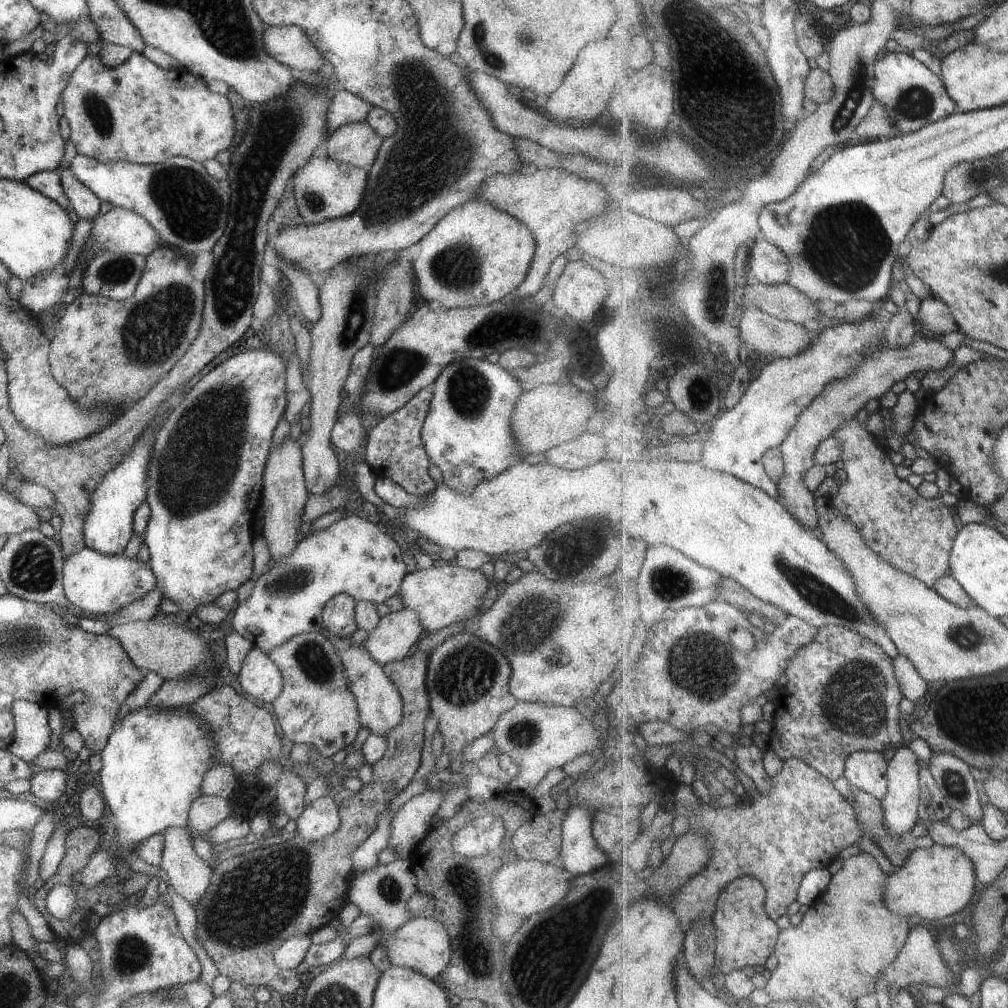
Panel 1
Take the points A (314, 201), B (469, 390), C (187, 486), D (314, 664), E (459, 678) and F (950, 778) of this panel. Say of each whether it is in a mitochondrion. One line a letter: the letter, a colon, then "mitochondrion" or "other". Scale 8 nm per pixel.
A: mitochondrion
B: mitochondrion
C: mitochondrion
D: mitochondrion
E: mitochondrion
F: mitochondrion

